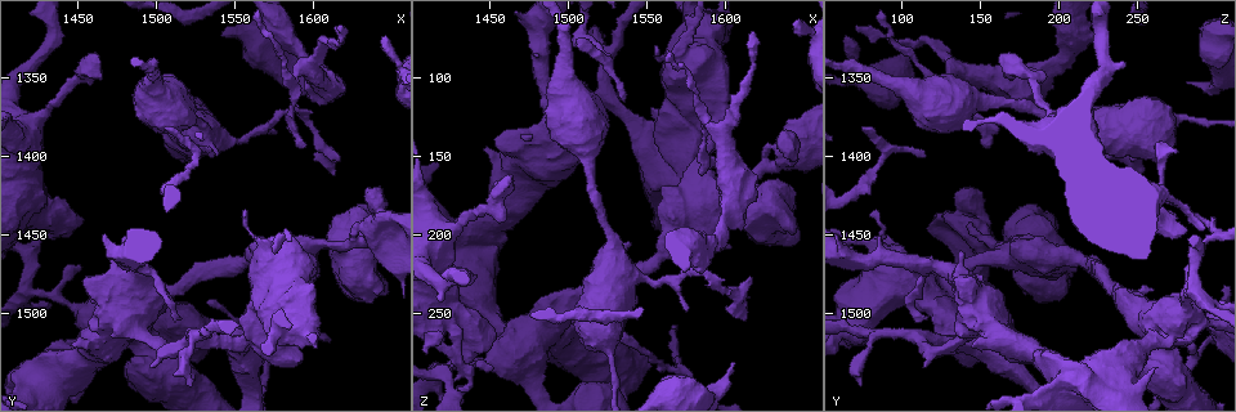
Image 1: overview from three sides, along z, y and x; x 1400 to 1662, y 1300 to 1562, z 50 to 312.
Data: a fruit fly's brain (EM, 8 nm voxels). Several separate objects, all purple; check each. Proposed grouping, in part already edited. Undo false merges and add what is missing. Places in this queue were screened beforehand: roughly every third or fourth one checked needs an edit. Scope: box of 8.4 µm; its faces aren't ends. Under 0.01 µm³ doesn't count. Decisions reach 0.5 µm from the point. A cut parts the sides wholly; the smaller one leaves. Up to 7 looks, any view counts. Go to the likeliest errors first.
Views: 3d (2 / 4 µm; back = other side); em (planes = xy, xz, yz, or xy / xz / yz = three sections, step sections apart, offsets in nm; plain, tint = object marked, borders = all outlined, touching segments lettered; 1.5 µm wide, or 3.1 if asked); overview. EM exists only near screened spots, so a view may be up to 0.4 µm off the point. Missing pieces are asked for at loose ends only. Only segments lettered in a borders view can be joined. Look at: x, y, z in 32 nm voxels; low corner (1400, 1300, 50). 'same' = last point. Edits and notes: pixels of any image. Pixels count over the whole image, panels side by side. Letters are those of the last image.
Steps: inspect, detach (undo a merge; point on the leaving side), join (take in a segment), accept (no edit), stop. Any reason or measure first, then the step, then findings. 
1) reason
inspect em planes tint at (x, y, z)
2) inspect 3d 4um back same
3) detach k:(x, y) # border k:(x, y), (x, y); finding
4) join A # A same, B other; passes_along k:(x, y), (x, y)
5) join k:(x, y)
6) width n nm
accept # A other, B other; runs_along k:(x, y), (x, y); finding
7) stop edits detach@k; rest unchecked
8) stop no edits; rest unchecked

end of a long branch
inspect em planes borders at (1464, 1336, 160)

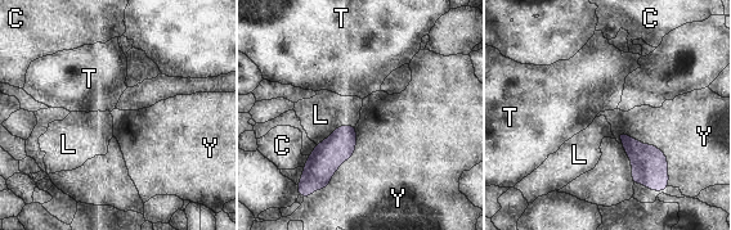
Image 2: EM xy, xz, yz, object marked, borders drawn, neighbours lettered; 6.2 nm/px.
accept # C other, L other, T other, Y other; border 2:(355, 123), (339, 125), (315, 144); no lettered segment goes on from it

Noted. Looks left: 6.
thick turns thin
inspect em planes tint at (1576, 1454, 74)

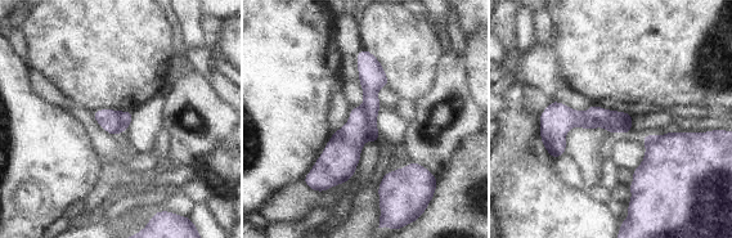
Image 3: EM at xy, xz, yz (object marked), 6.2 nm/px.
what lies round it
inspect em planes borders same

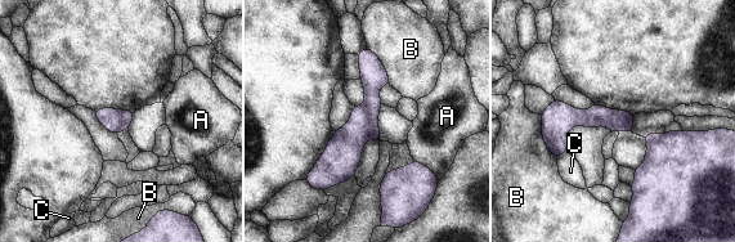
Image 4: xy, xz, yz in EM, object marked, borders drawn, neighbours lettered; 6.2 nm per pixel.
detach 4:(372, 81) # A other, B other, C other; border 4:(364, 103), (368, 111), (370, 139); two neurons meet here

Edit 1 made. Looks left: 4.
a narrow waist
inspect em planes tint at (1618, 1324, 90)

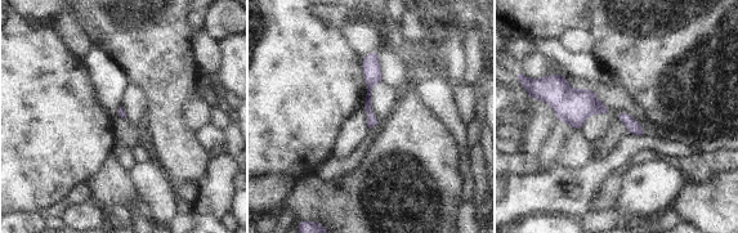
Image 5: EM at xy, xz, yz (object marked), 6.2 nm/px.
what lies round it
inspect em planes borders same

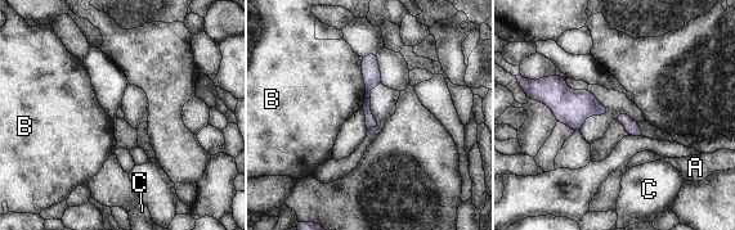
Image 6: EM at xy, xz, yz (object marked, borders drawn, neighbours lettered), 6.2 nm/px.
width 50 nm
accept # A other, B other, C other; runs_along 6:(373, 55), (367, 97), (368, 123); continuous, no second neuron

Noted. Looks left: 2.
stop edits detach@4; rest unchecked

